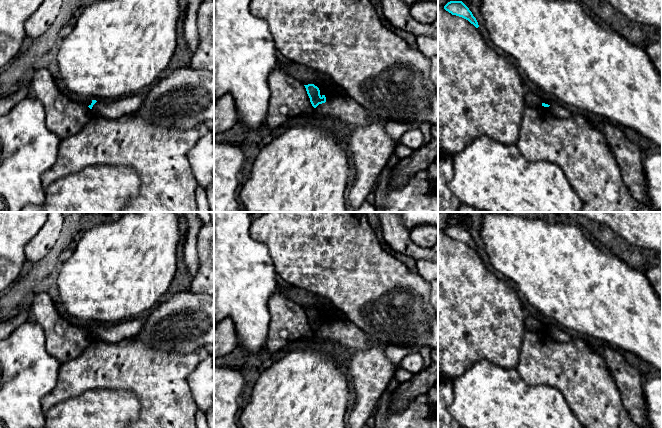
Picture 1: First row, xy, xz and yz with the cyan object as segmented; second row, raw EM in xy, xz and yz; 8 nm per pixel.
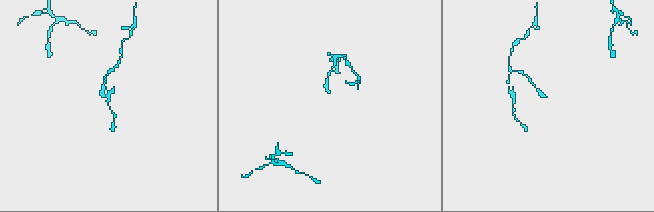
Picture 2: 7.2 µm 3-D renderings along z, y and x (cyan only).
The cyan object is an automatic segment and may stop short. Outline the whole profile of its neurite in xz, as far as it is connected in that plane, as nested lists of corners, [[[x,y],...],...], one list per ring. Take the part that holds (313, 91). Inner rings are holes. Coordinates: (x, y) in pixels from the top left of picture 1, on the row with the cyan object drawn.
[[[314,84],[304,85],[307,91],[307,94],[310,98],[310,102],[314,108],[316,108],[319,104],[326,102],[325,95],[320,95],[320,90]]]

